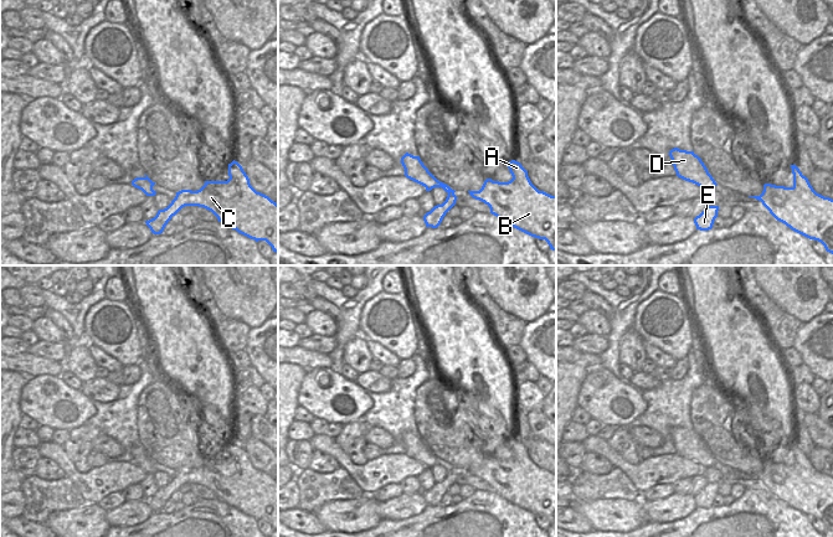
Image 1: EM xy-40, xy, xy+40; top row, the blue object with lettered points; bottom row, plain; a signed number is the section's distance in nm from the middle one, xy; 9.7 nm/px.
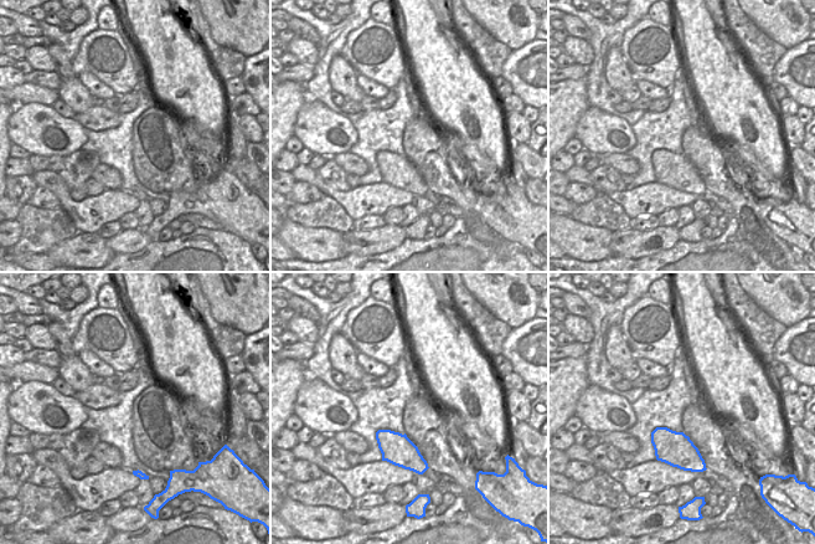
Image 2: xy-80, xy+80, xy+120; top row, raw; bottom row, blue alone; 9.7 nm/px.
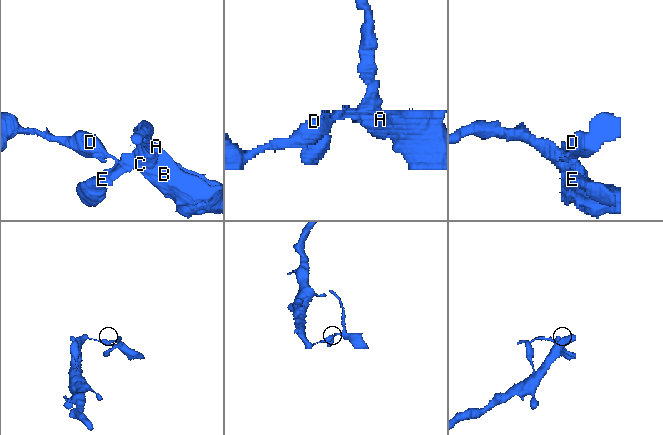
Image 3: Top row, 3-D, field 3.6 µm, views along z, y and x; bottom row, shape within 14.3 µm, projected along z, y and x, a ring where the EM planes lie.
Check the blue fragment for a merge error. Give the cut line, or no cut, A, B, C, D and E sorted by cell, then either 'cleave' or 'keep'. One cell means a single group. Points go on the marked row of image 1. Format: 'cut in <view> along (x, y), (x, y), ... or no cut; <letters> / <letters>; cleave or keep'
cut in xy along (453, 190), (448, 192); A B C E / D; cleave

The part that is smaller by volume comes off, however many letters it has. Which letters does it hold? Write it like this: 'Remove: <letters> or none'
Remove: A, B, C, E.

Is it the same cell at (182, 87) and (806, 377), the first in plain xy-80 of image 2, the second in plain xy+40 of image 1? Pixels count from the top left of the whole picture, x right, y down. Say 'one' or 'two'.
two

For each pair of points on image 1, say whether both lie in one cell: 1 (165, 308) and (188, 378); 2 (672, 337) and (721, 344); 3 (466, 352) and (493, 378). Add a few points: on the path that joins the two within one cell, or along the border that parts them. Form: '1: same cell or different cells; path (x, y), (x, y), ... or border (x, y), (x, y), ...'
1: same cell; path (173, 325), (181, 334), (188, 361)
2: different cells; border (688, 309), (690, 320), (683, 329), (697, 337)
3: same cell; path (474, 356), (479, 359), (479, 365), (484, 370)

